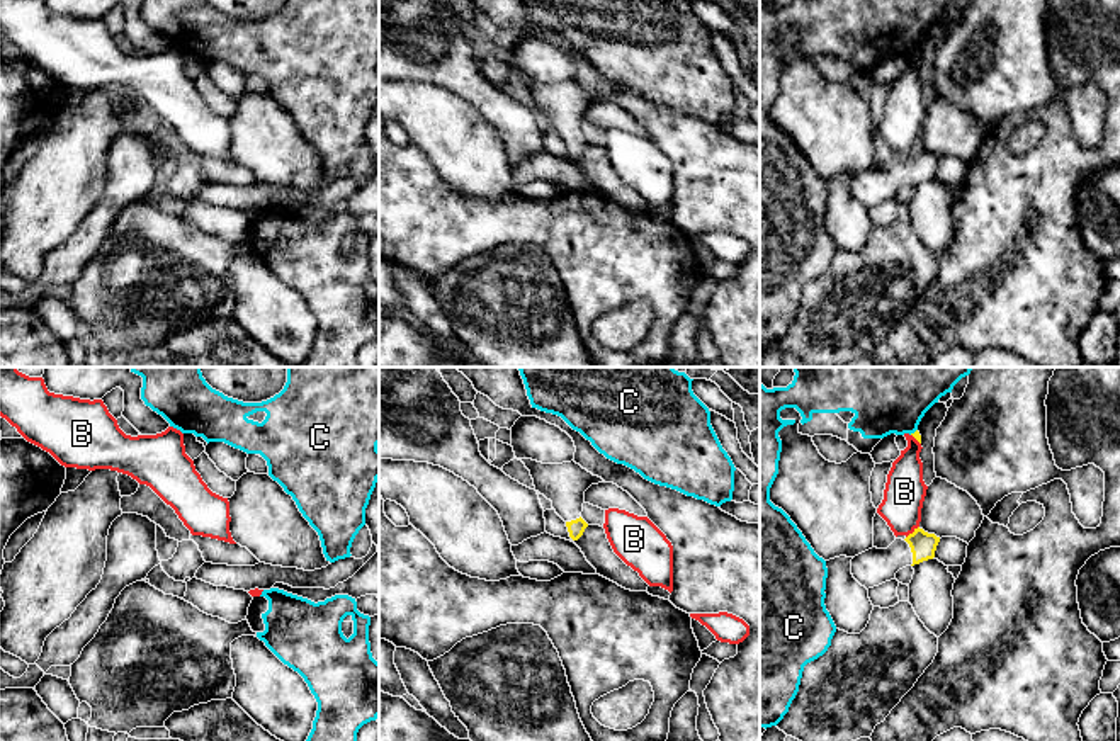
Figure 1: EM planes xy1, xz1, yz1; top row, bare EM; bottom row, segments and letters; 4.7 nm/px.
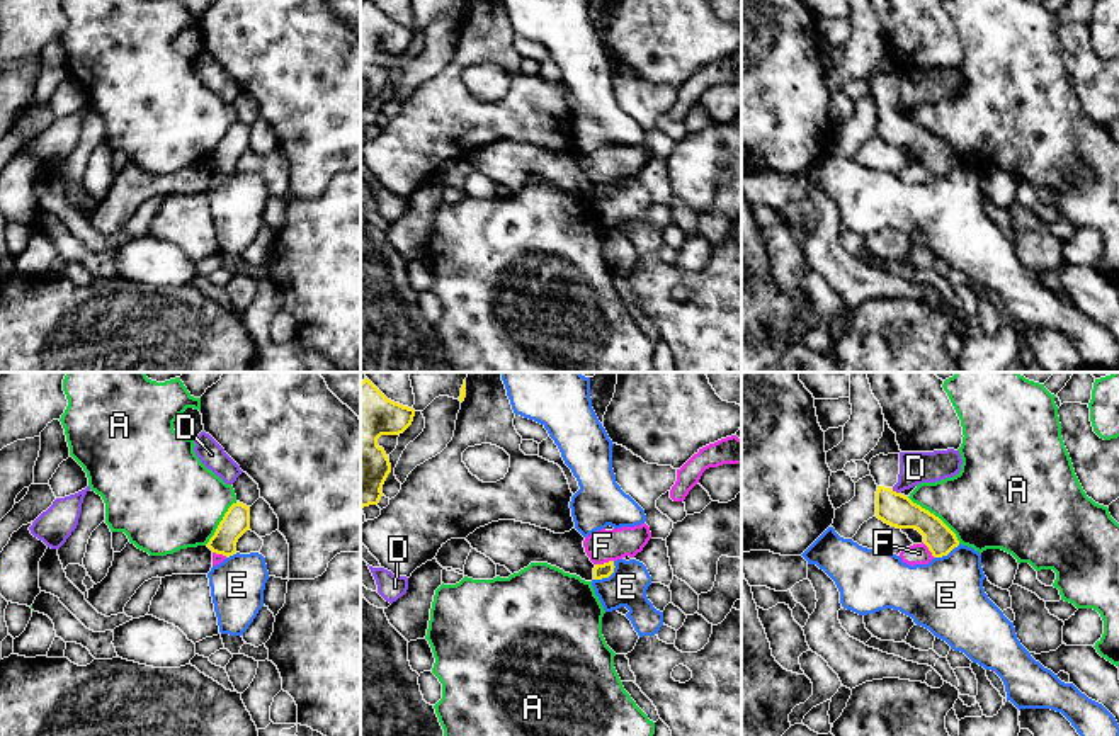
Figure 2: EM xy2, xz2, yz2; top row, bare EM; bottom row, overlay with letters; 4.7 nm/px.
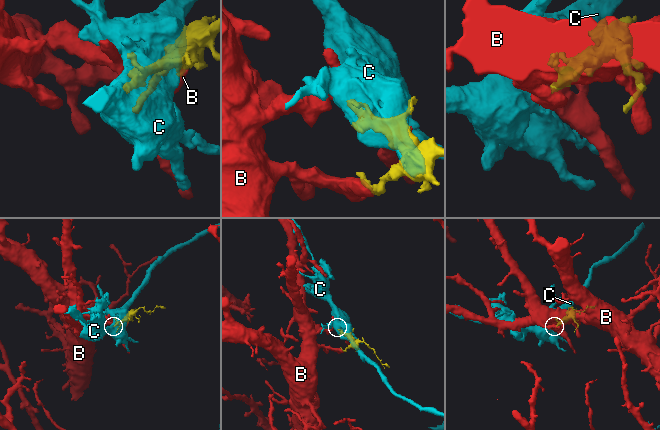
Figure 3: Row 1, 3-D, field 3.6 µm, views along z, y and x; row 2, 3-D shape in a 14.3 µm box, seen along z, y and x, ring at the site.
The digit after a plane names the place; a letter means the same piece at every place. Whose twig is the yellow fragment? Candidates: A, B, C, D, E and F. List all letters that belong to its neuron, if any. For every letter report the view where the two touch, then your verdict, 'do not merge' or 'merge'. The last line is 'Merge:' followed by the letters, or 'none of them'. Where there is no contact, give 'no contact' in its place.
A: meets yellow in yz2; do not merge
B: meets yellow in yz1; do not merge
C: meets yellow in yz1; do not merge
D: meets yellow in yz2; do not merge
E: meets yellow in xz2; do not merge
F: meets yellow in xz2; do not merge
Merge: none of them

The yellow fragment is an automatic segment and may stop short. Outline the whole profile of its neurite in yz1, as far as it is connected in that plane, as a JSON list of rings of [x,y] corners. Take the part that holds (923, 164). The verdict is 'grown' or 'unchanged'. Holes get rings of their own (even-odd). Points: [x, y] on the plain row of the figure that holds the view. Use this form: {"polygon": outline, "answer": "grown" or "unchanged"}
{"polygon": [[[914,148],[904,160],[896,158],[887,168],[872,167],[851,178],[853,197],[868,207],[896,197],[906,185],[933,178],[940,156],[923,148]]], "answer": "grown"}

